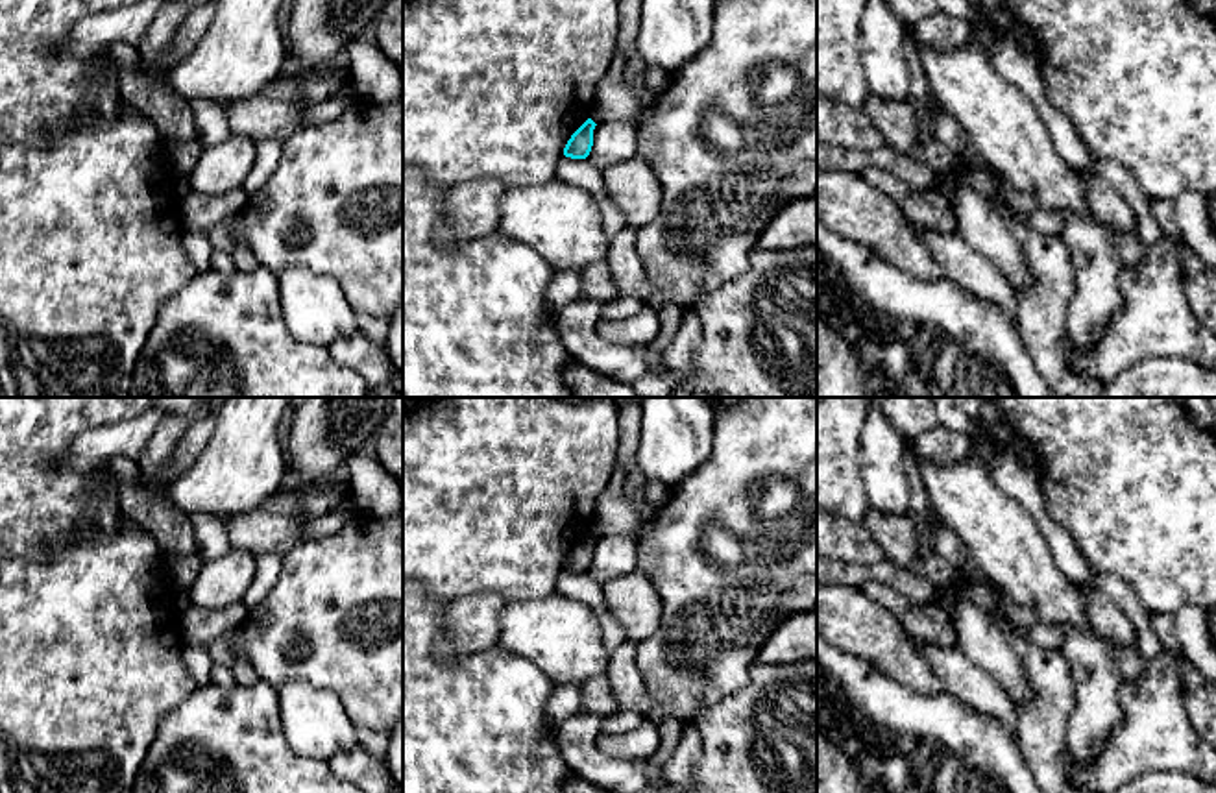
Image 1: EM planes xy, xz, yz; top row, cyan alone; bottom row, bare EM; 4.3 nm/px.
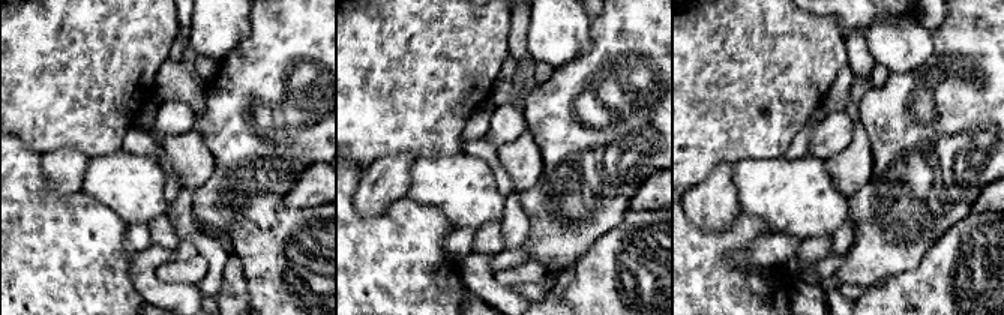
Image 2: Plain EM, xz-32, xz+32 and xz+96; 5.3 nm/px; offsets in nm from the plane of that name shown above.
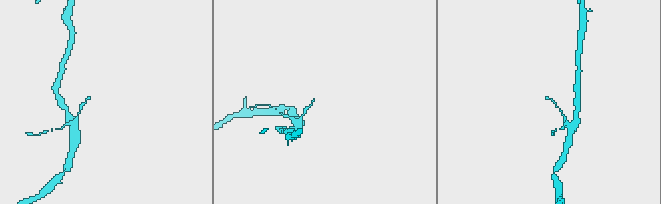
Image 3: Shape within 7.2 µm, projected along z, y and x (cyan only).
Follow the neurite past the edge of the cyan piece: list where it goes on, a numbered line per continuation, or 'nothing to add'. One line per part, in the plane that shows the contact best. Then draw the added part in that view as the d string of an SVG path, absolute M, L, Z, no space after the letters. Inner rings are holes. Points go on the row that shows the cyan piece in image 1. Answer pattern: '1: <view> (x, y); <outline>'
nothing to add

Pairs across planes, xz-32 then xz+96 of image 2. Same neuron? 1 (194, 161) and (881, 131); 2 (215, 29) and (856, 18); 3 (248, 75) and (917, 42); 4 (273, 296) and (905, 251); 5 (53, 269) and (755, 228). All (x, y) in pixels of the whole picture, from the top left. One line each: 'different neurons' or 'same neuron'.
1: different neurons
2: different neurons
3: different neurons
4: different neurons
5: same neuron

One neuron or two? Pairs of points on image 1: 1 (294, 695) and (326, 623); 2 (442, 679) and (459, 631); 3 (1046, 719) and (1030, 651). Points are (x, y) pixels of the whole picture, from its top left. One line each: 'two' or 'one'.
1: two
2: two
3: one

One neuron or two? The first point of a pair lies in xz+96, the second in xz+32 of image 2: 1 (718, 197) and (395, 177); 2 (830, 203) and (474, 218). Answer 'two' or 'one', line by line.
1: one
2: one

